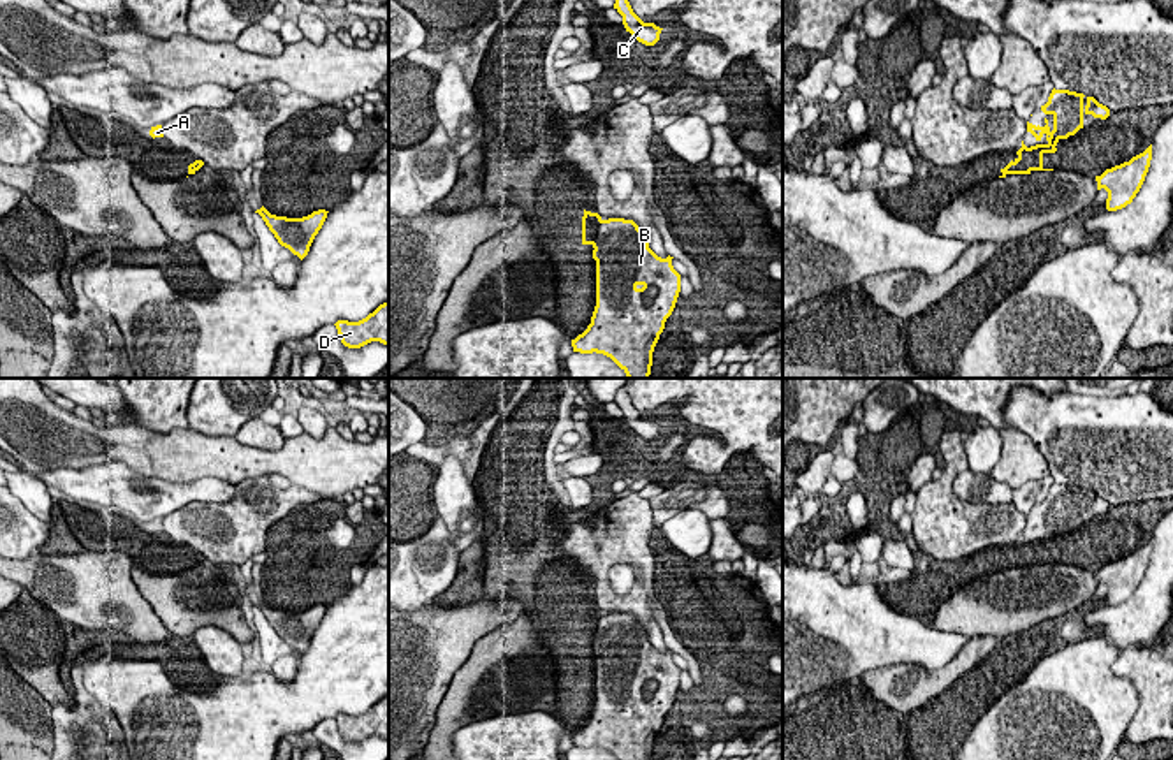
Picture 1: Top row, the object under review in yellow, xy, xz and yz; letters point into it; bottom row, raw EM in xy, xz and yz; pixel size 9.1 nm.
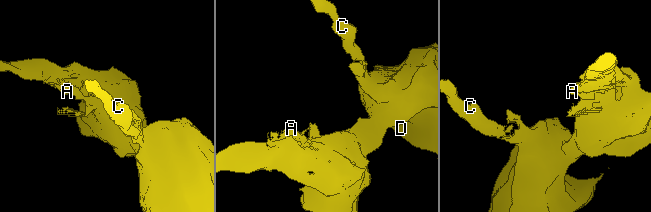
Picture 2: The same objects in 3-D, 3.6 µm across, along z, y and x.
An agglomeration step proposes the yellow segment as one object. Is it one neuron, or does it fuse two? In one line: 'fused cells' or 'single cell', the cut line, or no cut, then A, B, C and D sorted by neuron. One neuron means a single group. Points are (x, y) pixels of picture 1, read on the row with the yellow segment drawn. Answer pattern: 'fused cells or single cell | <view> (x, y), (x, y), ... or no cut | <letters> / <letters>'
single cell | no cut | A B C D

